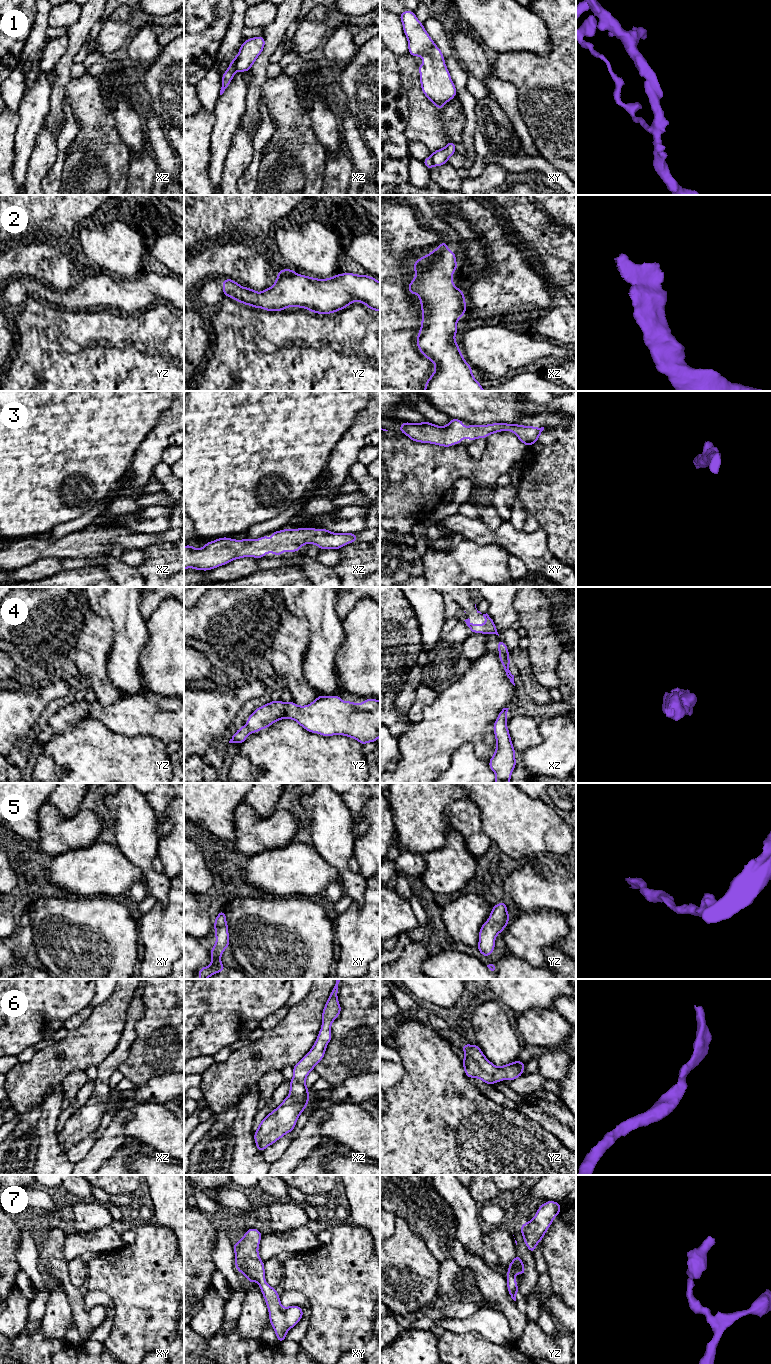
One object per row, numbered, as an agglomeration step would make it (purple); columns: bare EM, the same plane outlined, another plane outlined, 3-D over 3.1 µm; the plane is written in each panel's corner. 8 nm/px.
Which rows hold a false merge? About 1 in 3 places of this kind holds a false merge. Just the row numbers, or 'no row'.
1

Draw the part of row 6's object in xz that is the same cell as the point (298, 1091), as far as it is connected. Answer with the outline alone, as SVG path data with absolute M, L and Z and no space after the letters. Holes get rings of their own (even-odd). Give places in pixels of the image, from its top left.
M336 979L335 985L331 991L331 994L325 1004L322 1012L322 1027L317 1036L317 1039L310 1049L310 1051L293 1066L293 1078L290 1081L289 1095L283 1100L280 1106L275 1108L272 1113L268 1113L267 1116L260 1122L257 1131L253 1134L257 1149L262 1152L268 1146L275 1143L278 1139L282 1138L289 1132L292 1132L296 1122L301 1113L306 1109L306 1105L309 1103L309 1091L306 1086L307 1075L314 1070L316 1064L318 1064L324 1057L326 1047L332 1039L331 1025L332 1022L340 1015L341 1005L338 1002L338 986L341 979Z

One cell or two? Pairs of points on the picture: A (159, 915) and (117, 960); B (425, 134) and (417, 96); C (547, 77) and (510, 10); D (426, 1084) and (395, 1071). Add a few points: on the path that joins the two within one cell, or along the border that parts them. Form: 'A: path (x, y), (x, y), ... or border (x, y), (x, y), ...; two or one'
A: border (138, 923), (138, 939), (140, 942); two
B: path (425, 125), (419, 105); one
C: border (550, 36), (550, 50), (545, 54), (511, 52); two
D: border (402, 1065), (403, 1078), (390, 1089); two

